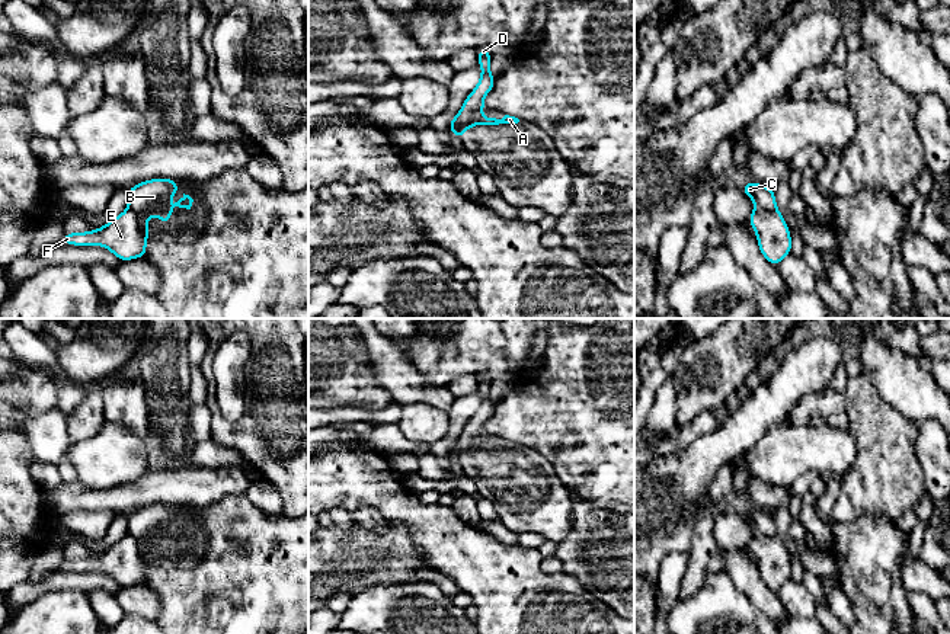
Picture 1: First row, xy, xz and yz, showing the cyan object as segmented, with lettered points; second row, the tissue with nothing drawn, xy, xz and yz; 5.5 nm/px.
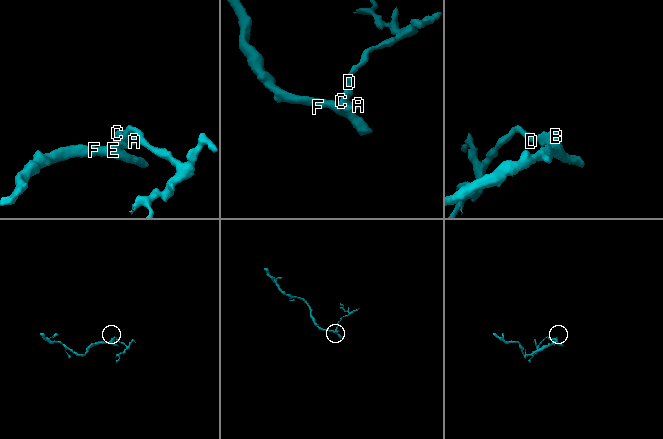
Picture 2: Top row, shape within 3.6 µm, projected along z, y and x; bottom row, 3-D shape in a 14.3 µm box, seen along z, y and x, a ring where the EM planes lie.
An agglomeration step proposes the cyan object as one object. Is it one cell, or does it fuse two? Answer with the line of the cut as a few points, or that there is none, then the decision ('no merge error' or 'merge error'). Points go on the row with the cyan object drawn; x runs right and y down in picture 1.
cut yz (777, 211), (758, 211), (754, 214); merge error

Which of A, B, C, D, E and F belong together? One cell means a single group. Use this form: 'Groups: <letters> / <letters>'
Groups: A B C D / E F

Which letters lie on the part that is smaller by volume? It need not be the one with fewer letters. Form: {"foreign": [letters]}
{"foreign": ["A", "B", "C", "D"]}

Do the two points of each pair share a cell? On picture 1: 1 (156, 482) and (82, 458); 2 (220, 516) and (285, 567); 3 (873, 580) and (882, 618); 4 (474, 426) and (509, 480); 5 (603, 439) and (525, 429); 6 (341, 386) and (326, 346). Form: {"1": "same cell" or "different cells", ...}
{"1": "different cells", "2": "same cell", "3": "same cell", "4": "same cell", "5": "same cell", "6": "same cell"}

